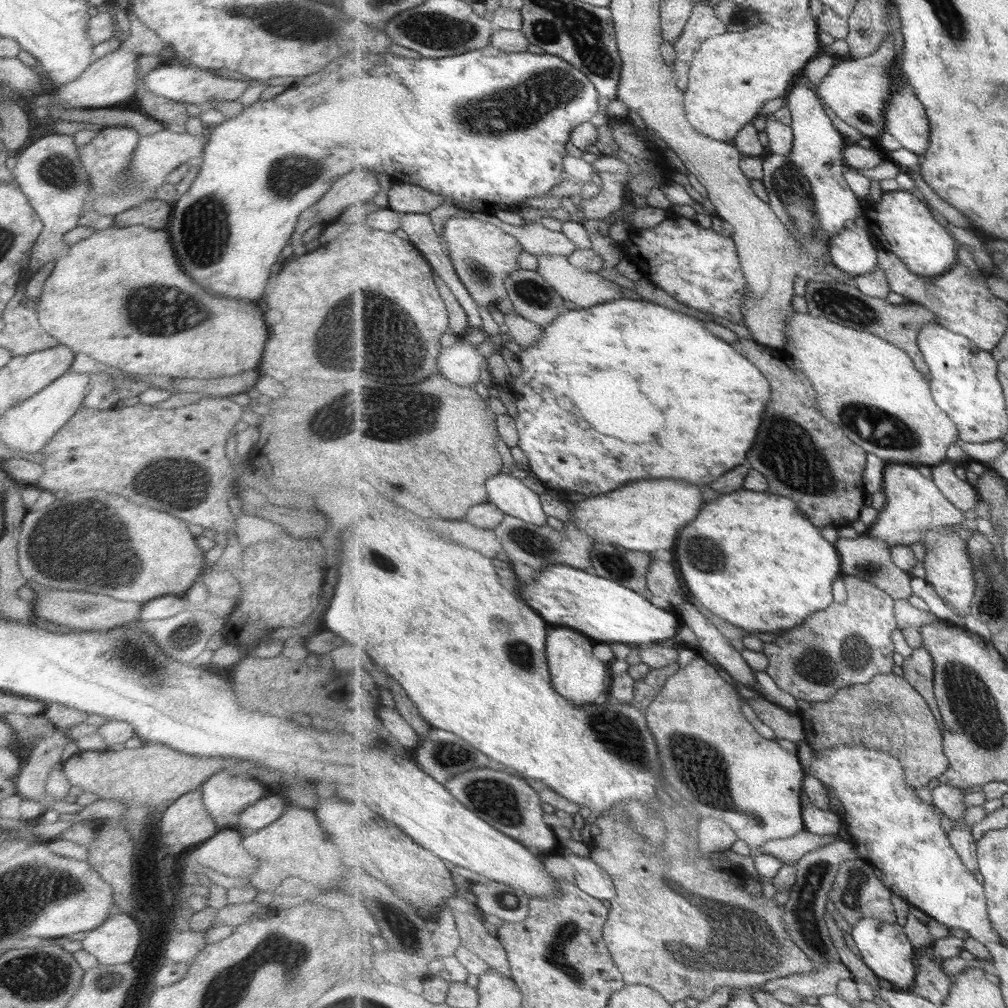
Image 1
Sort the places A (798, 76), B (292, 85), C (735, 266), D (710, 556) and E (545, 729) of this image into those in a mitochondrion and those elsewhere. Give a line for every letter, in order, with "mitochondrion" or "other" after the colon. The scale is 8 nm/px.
A: other
B: other
C: other
D: mitochondrion
E: other

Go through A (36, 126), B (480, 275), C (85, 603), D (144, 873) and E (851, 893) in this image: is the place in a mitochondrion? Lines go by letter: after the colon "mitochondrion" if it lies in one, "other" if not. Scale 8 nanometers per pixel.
A: other
B: mitochondrion
C: mitochondrion
D: other
E: mitochondrion

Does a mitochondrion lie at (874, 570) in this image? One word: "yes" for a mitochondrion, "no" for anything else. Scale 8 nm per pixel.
yes

